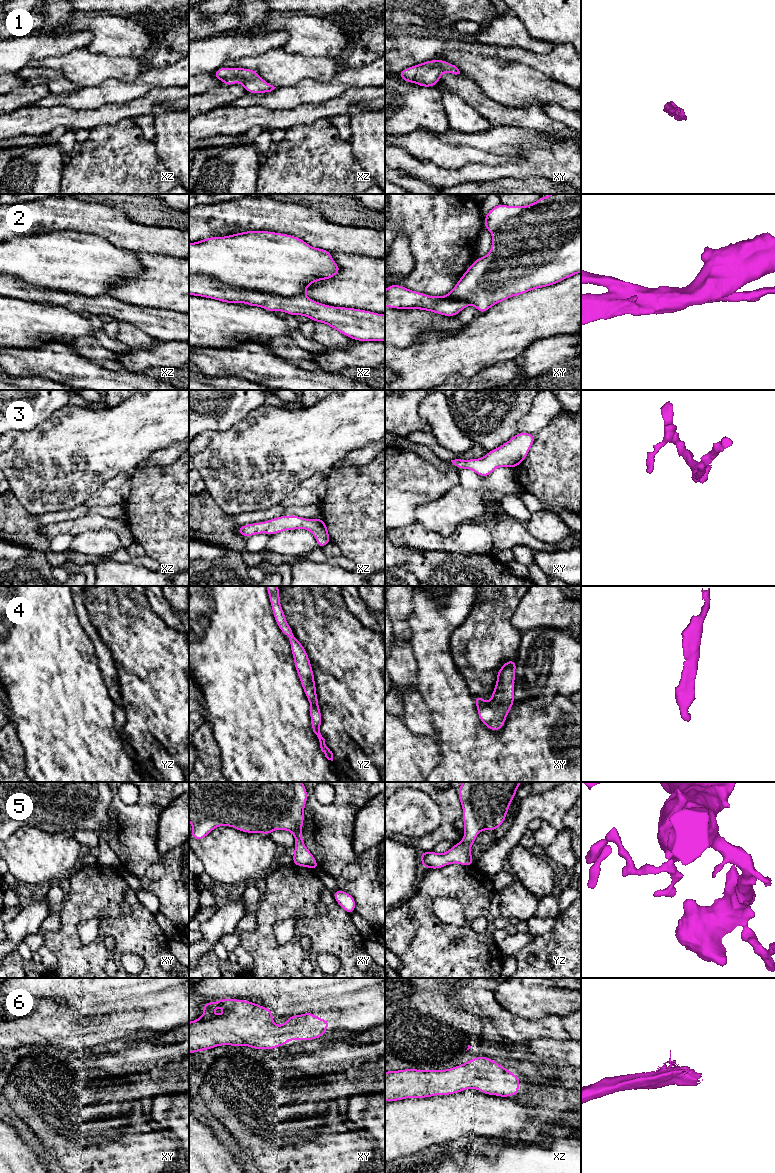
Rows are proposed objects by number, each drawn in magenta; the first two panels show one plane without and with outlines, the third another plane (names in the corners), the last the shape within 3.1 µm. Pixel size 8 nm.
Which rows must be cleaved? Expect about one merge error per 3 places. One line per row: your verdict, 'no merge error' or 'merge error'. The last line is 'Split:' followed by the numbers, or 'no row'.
1: no merge error
2: merge error
3: no merge error
4: no merge error
5: no merge error
6: no merge error
Split: 2

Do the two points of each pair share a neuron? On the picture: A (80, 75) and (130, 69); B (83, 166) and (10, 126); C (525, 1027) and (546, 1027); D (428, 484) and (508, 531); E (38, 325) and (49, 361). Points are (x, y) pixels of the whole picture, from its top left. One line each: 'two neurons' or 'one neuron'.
A: one neuron
B: two neurons
C: one neuron
D: two neurons
E: two neurons

